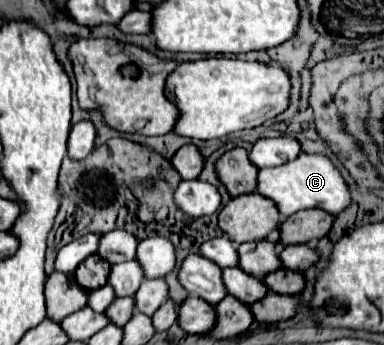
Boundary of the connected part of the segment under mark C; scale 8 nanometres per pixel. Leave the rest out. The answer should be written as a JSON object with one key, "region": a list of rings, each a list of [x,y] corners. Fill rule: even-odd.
{"region":[[[299,154],[299,158],[287,164],[261,168],[257,174],[257,192],[275,202],[281,218],[287,218],[307,208],[319,208],[327,210],[329,214],[339,214],[343,208],[351,204],[347,184],[341,178],[339,170],[335,170],[331,160],[321,154]]]}

